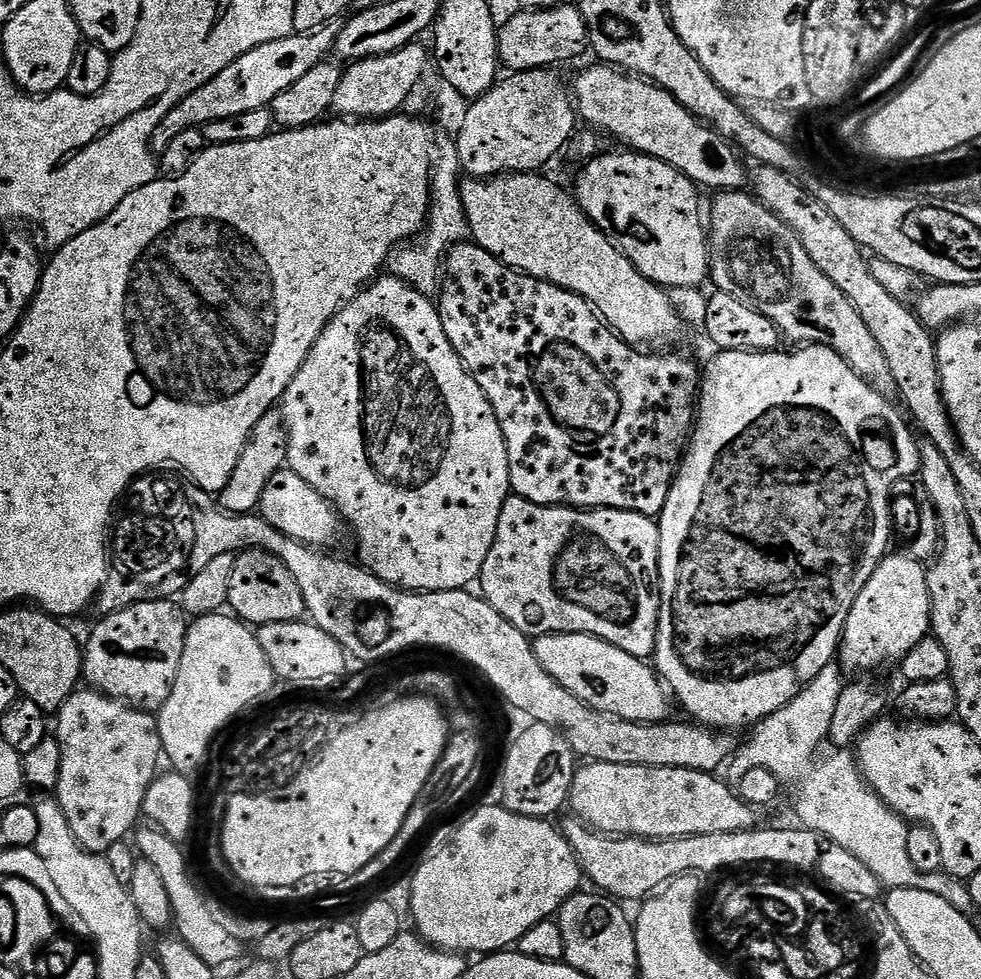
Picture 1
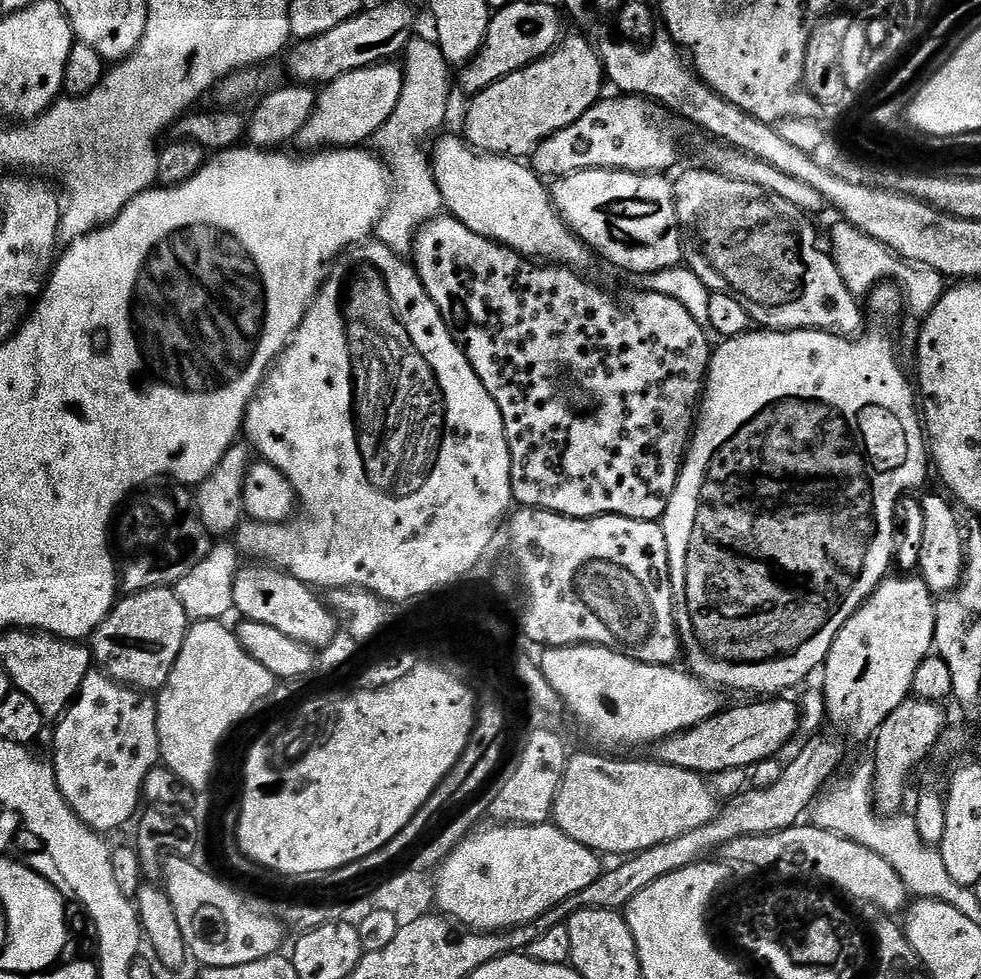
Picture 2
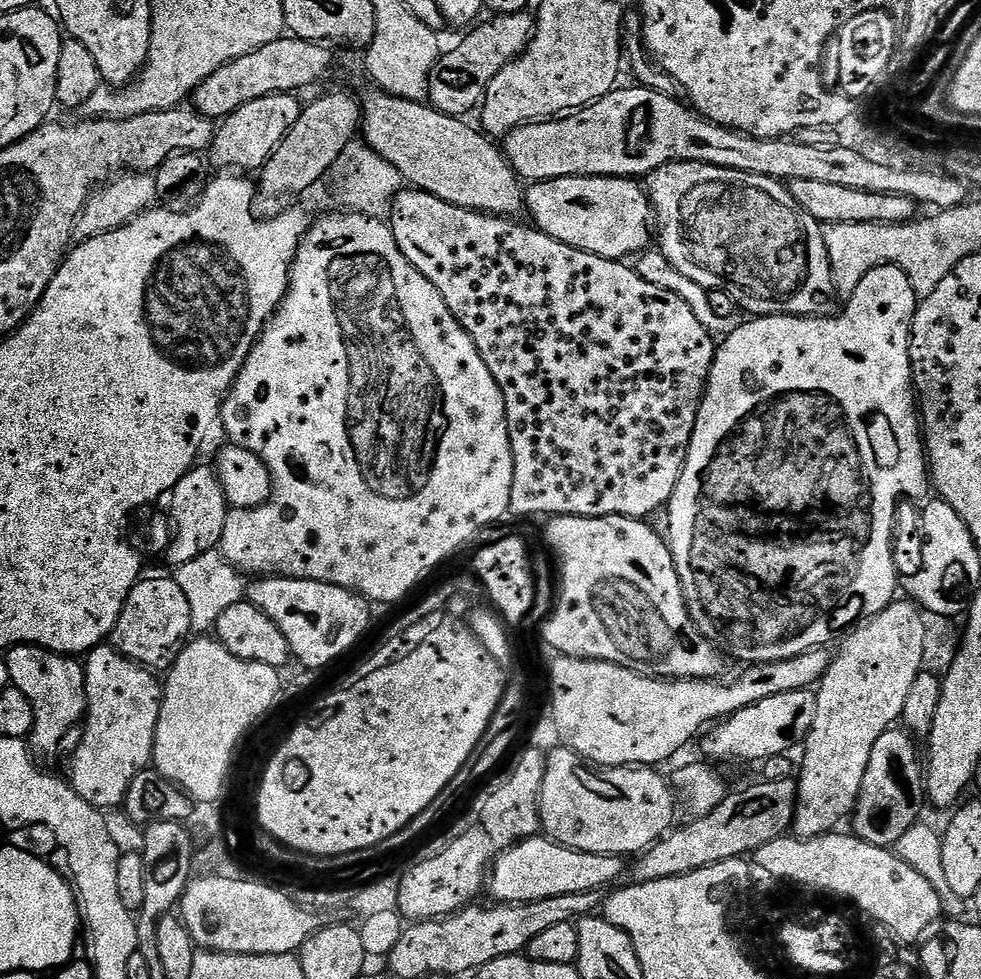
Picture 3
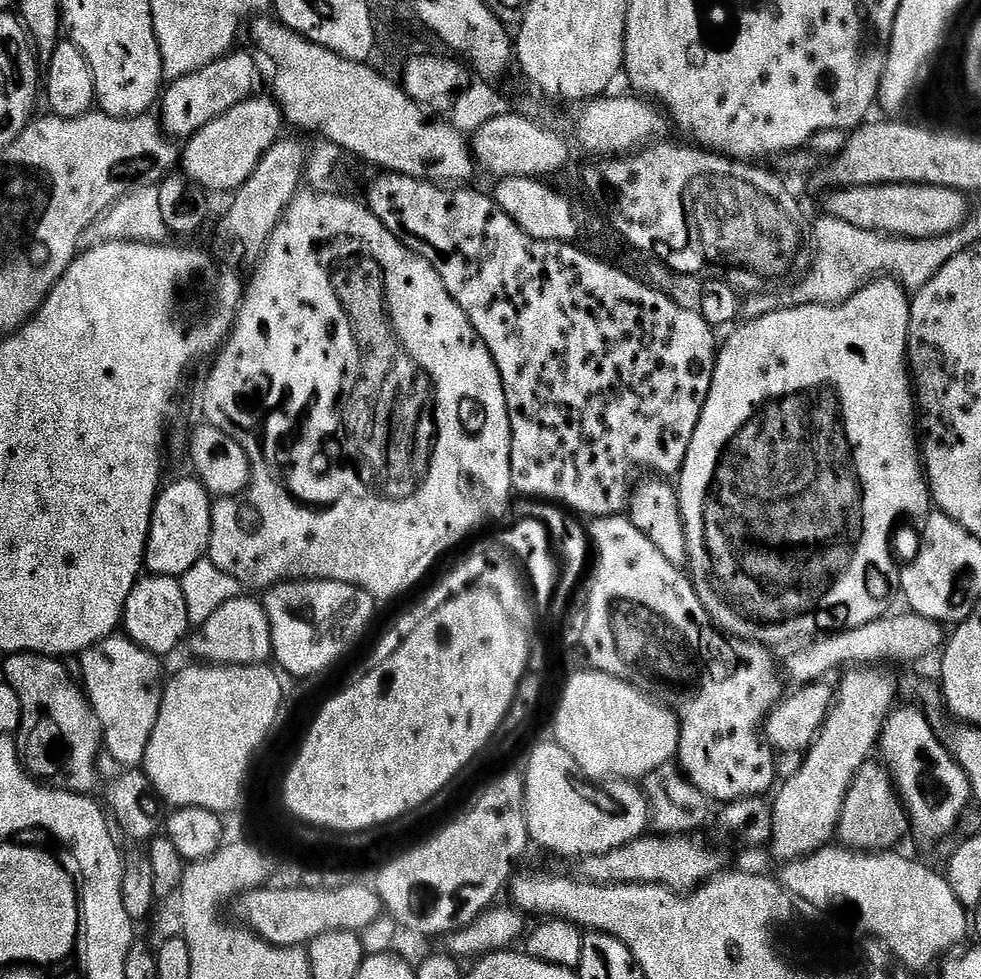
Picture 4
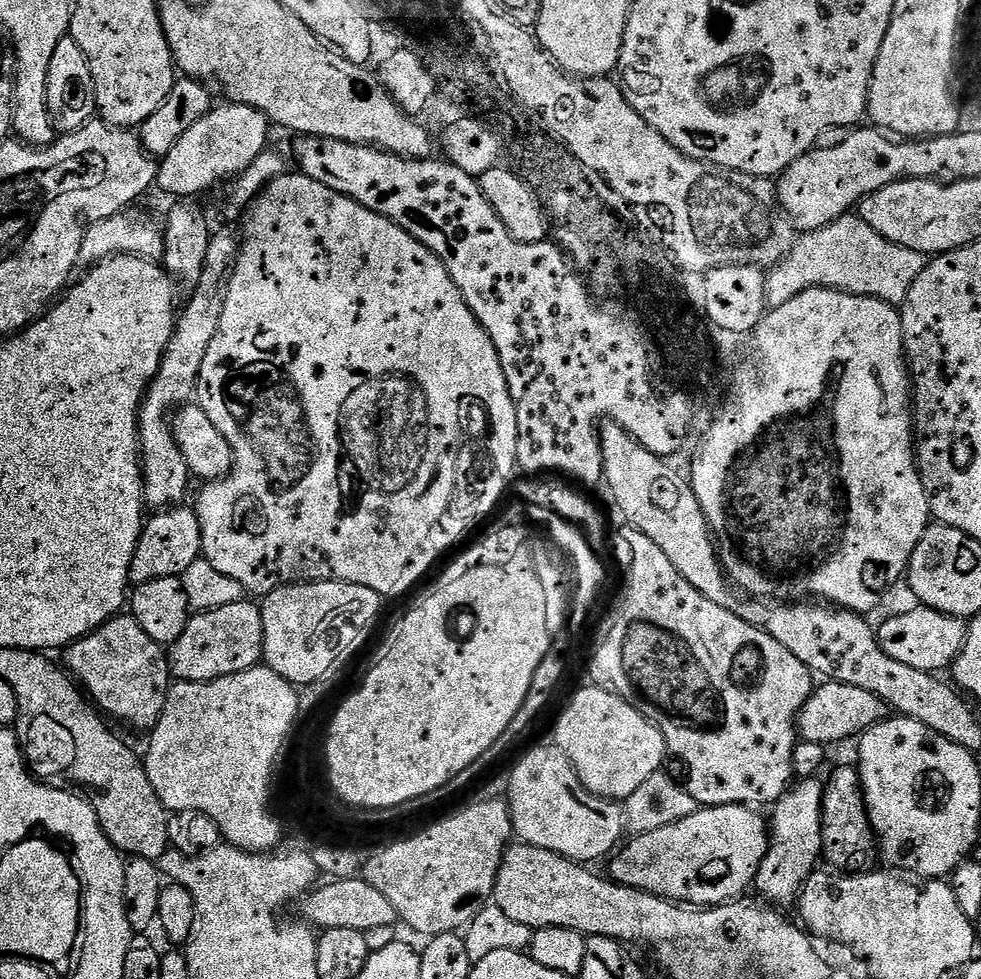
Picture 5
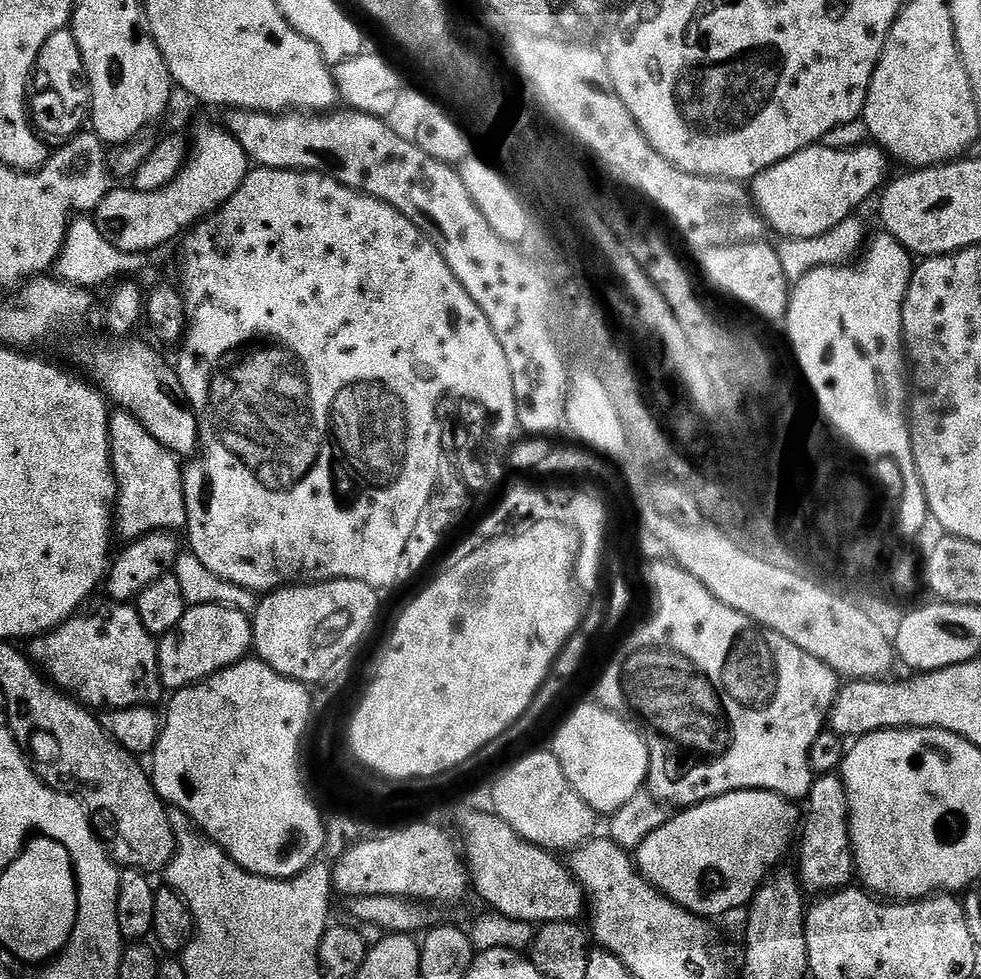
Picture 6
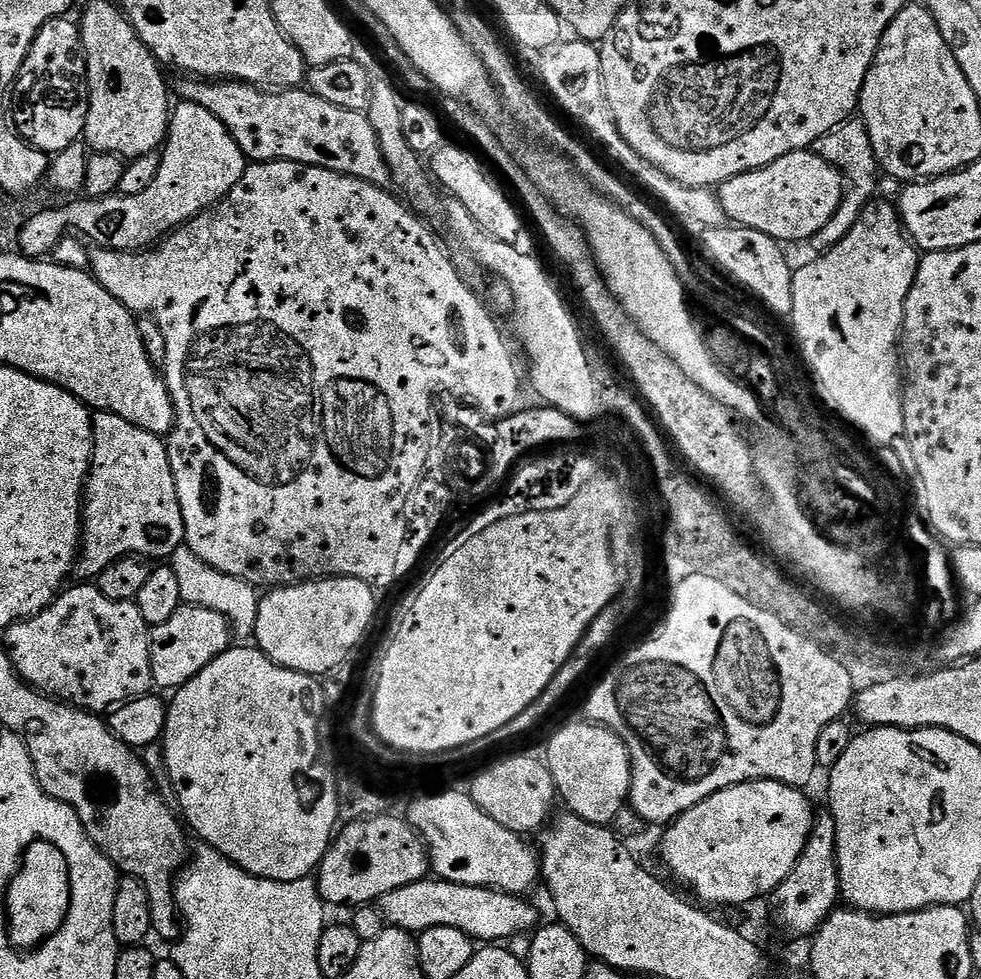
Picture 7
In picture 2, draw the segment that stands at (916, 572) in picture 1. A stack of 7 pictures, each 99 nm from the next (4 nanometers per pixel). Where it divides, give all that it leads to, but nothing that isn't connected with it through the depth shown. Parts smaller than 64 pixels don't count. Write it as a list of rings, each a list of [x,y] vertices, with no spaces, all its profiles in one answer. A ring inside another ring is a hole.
[[[889,575],[865,600],[852,617],[838,630],[830,646],[828,656],[824,659],[824,710],[829,721],[833,720],[840,728],[845,728],[856,740],[873,739],[876,729],[902,702],[912,696],[914,670],[922,666],[927,656],[933,655],[936,639],[936,600],[934,593],[926,586],[919,575]]]

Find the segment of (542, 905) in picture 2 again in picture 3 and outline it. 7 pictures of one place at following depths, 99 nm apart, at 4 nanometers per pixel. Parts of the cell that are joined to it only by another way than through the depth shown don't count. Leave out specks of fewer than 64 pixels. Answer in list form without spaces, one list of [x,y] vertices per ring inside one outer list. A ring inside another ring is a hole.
[[[537,834],[496,857],[490,869],[491,899],[502,904],[525,904],[558,894],[594,892],[603,889],[603,884],[615,885],[624,864],[621,857],[579,852]]]

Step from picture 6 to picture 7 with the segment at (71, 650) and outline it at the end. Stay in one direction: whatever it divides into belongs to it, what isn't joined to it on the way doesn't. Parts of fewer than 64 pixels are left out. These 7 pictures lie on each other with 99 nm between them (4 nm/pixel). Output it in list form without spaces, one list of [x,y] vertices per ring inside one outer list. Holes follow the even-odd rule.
[[[80,583],[84,584],[77,588],[65,587],[37,616],[29,616],[27,620],[20,620],[3,629],[2,643],[8,648],[8,656],[16,667],[16,673],[37,692],[71,704],[73,708],[104,714],[153,691],[150,670],[152,634],[135,602],[114,602],[114,598],[106,598],[95,583]]]

